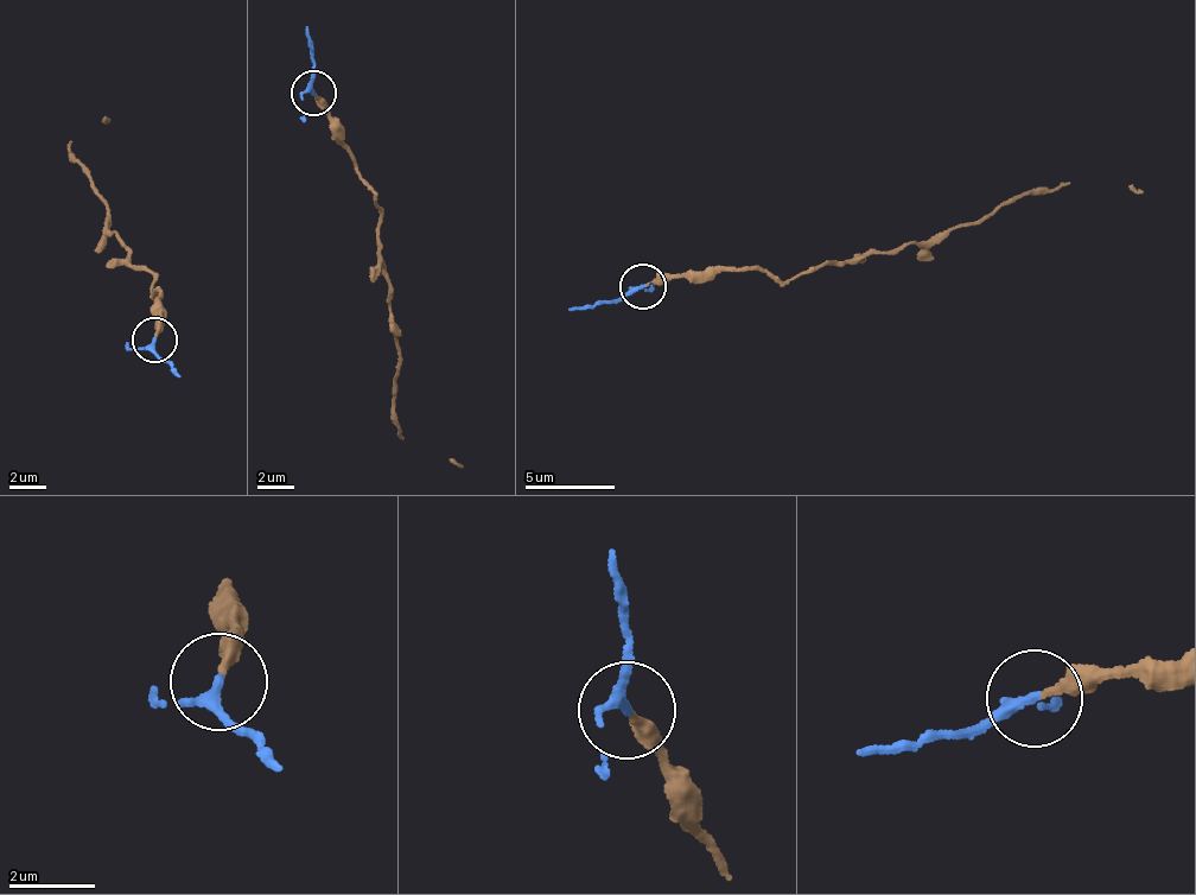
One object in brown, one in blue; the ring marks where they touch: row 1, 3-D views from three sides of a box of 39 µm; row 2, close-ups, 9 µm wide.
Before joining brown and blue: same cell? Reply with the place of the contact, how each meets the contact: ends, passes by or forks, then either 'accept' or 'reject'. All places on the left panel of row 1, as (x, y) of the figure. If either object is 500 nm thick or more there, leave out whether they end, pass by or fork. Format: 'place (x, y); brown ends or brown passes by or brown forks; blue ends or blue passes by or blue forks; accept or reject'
place (154, 340); brown ends; blue passes by; accept

